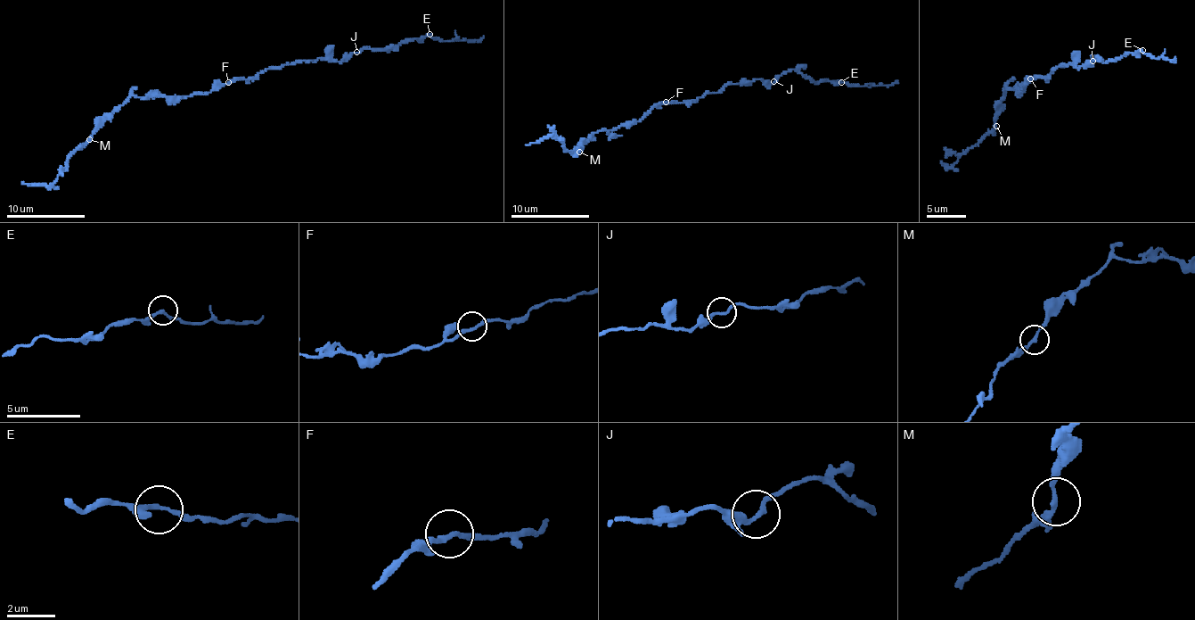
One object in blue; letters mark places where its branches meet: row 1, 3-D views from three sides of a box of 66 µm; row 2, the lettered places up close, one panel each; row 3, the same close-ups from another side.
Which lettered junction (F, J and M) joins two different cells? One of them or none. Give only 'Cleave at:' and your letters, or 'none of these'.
Cleave at: J

